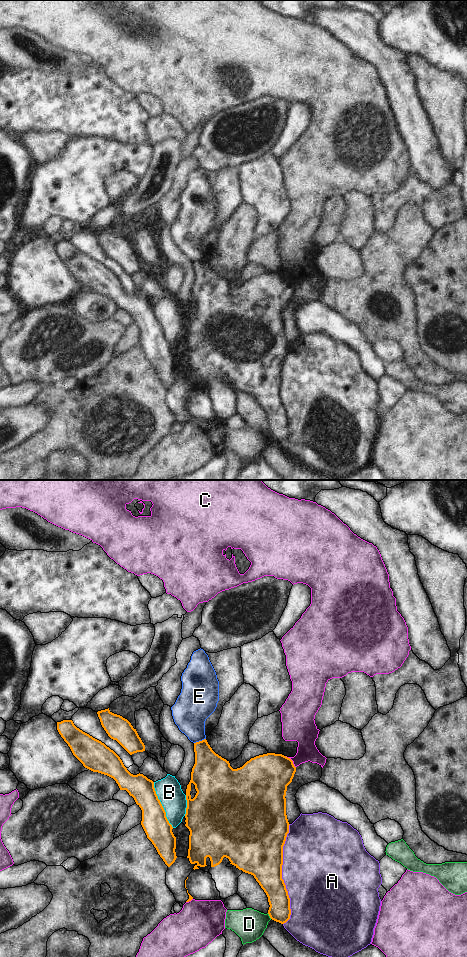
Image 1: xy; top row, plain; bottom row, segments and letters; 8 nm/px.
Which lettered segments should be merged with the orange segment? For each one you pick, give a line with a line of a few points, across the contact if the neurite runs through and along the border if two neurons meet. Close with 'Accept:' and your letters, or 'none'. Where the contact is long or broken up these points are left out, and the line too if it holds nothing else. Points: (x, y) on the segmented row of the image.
Accept: none

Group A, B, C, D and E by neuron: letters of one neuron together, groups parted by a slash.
A / B / C / D / E

